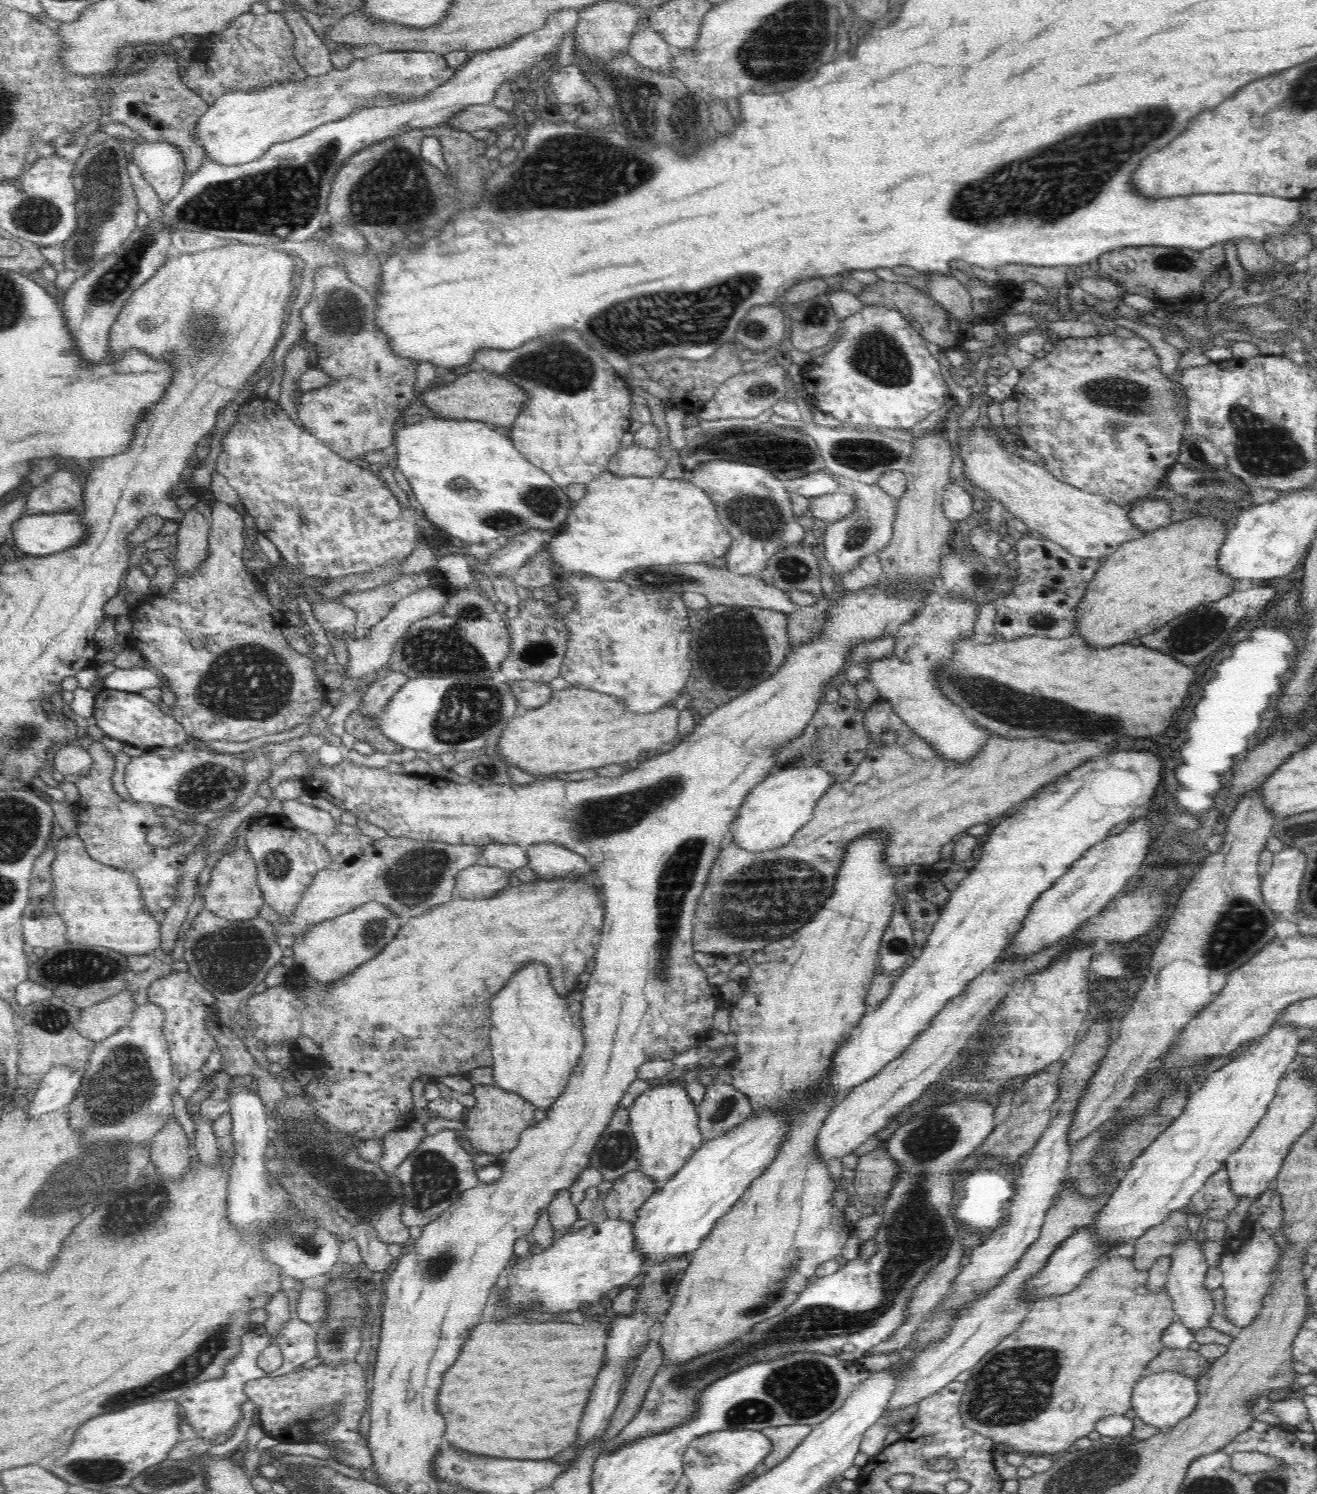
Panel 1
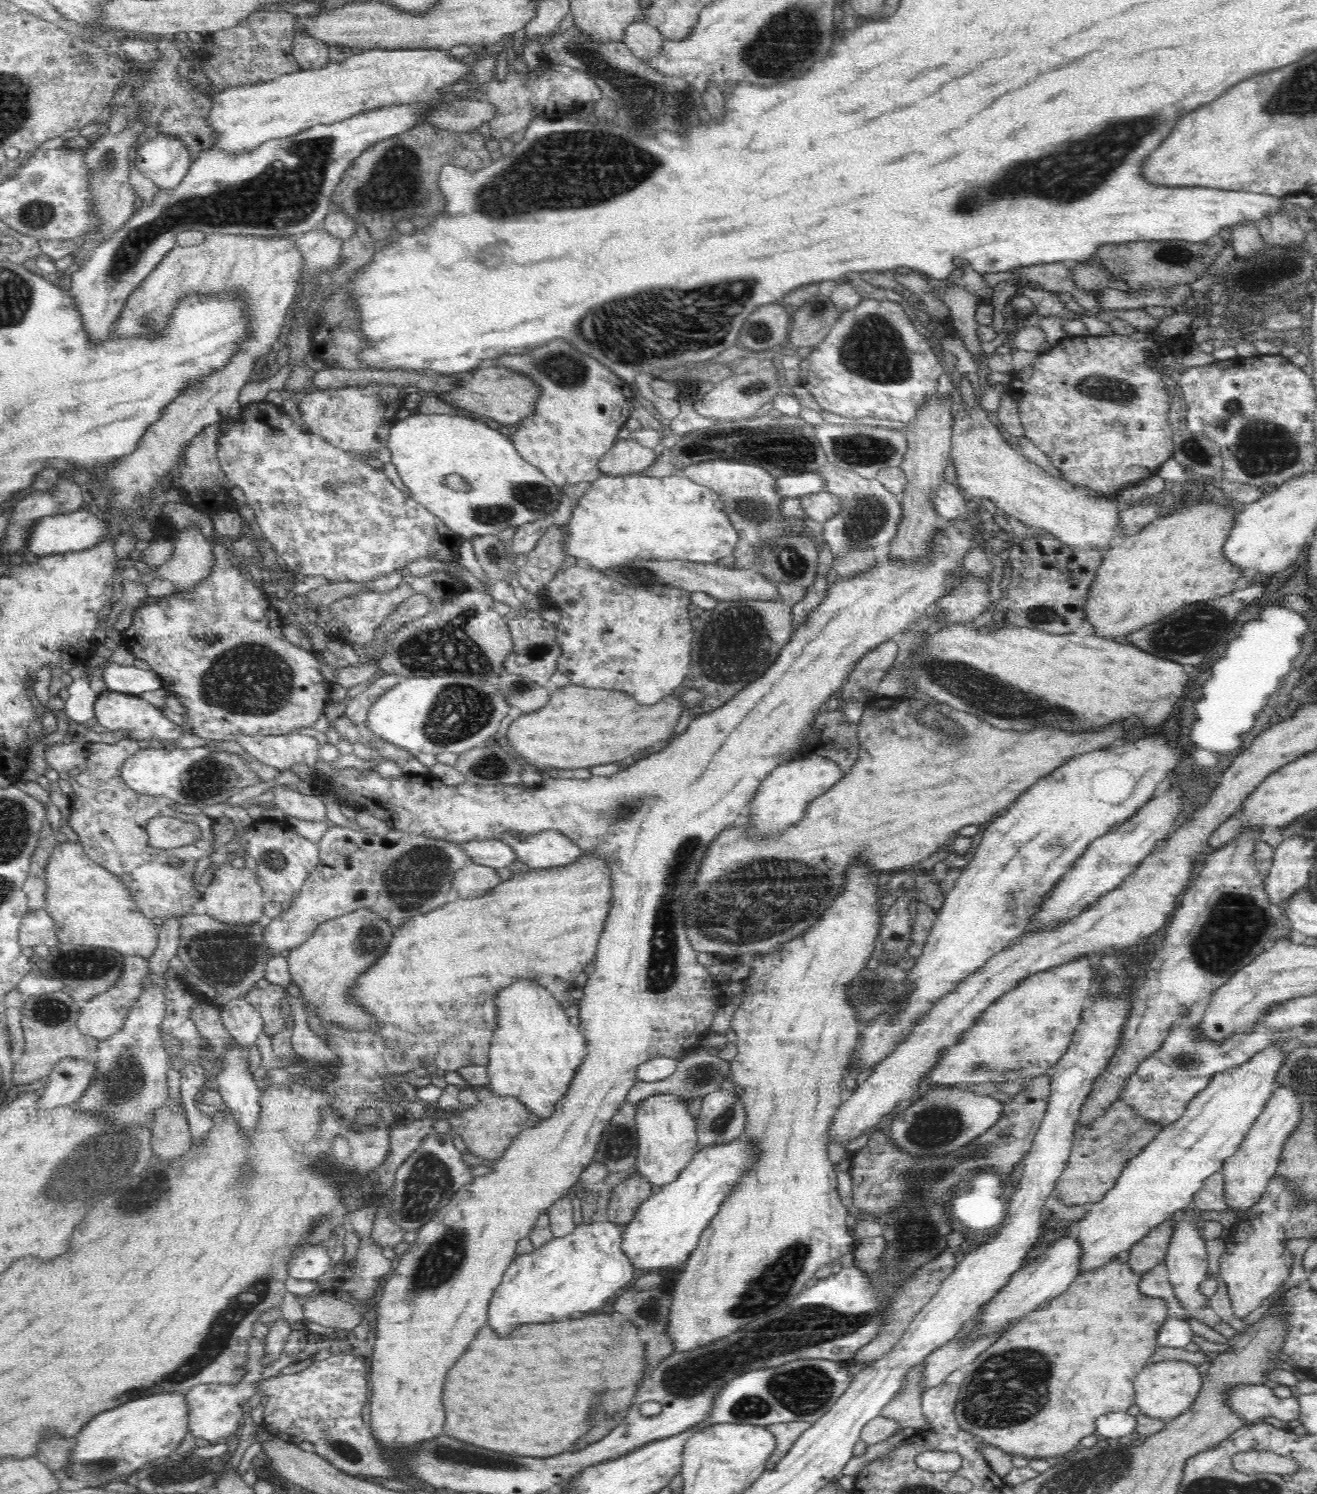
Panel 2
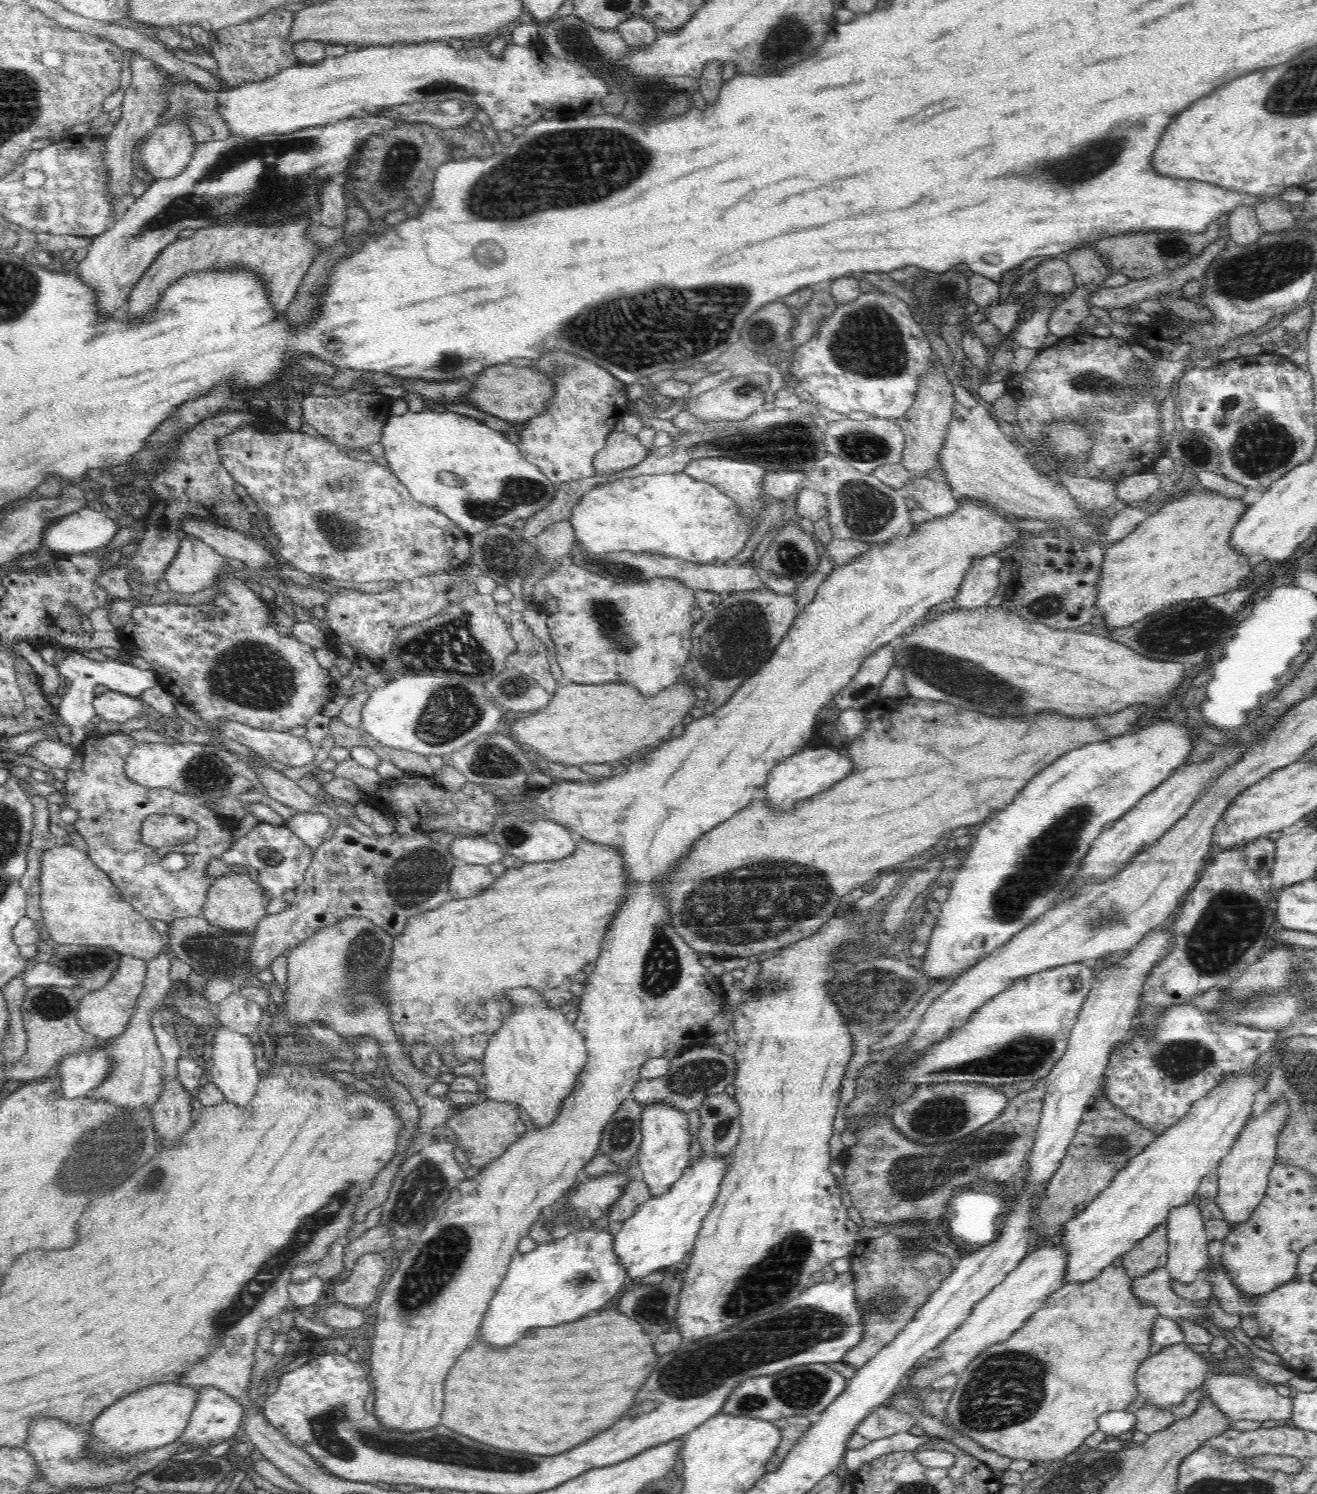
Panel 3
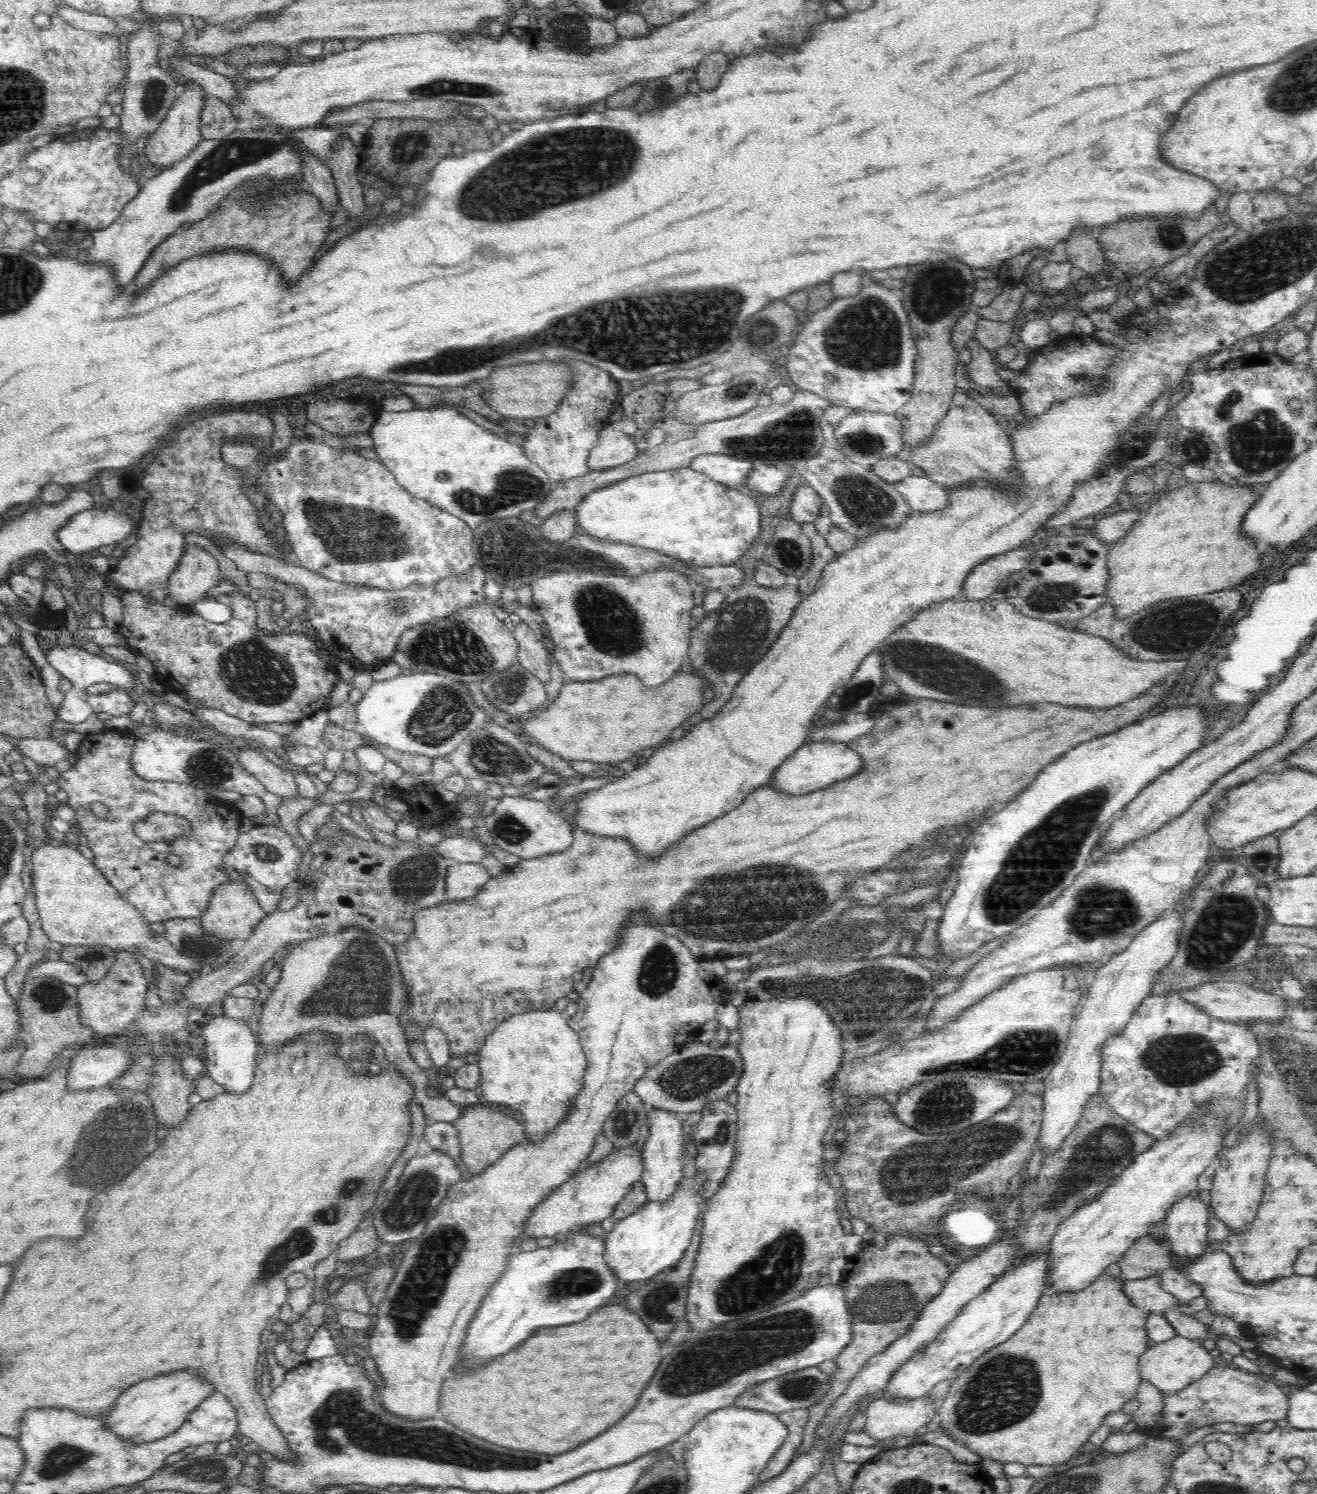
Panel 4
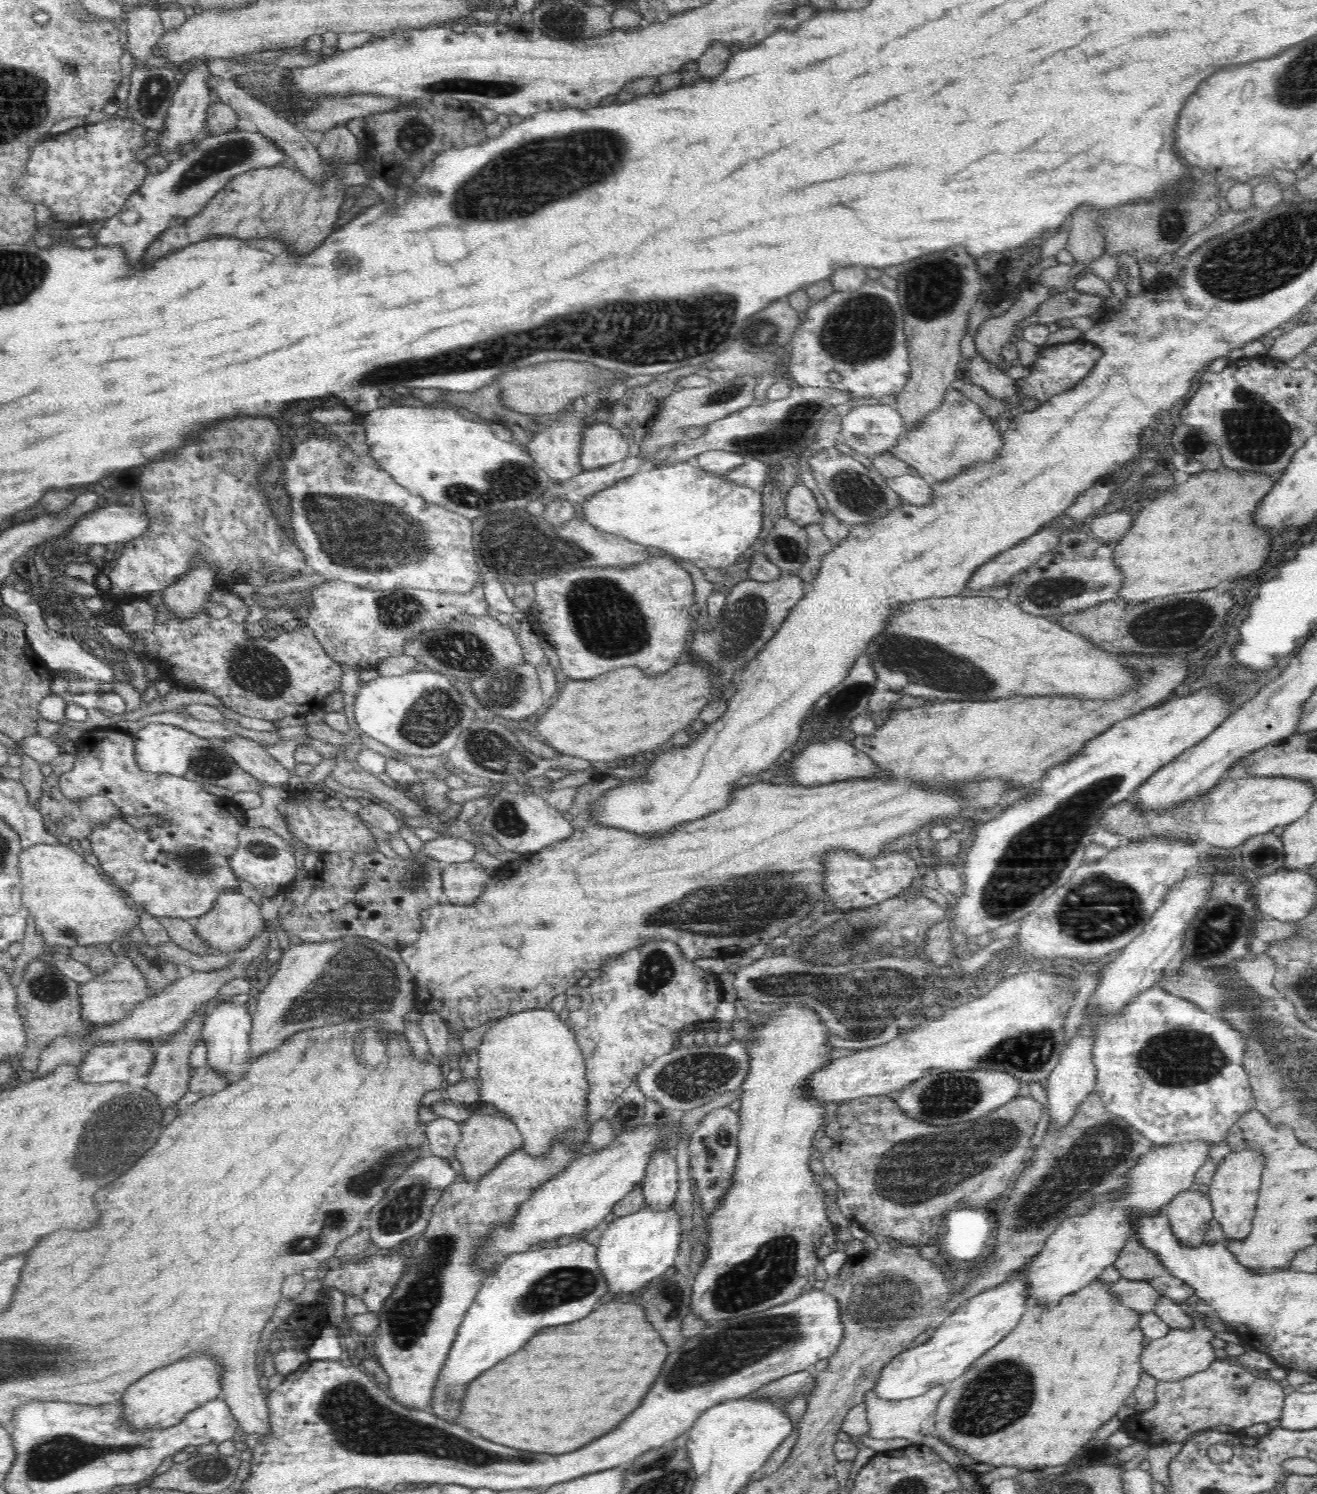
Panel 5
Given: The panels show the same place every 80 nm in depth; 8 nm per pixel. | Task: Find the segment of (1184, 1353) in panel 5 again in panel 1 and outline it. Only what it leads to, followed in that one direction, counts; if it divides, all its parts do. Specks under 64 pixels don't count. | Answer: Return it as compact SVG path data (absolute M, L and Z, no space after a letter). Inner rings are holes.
M1169 1370L1144 1374L1133 1388L1131 1409L1142 1423L1158 1429L1159 1432L1172 1429L1194 1412L1199 1399L1197 1382L1196 1377L1184 1376Z

